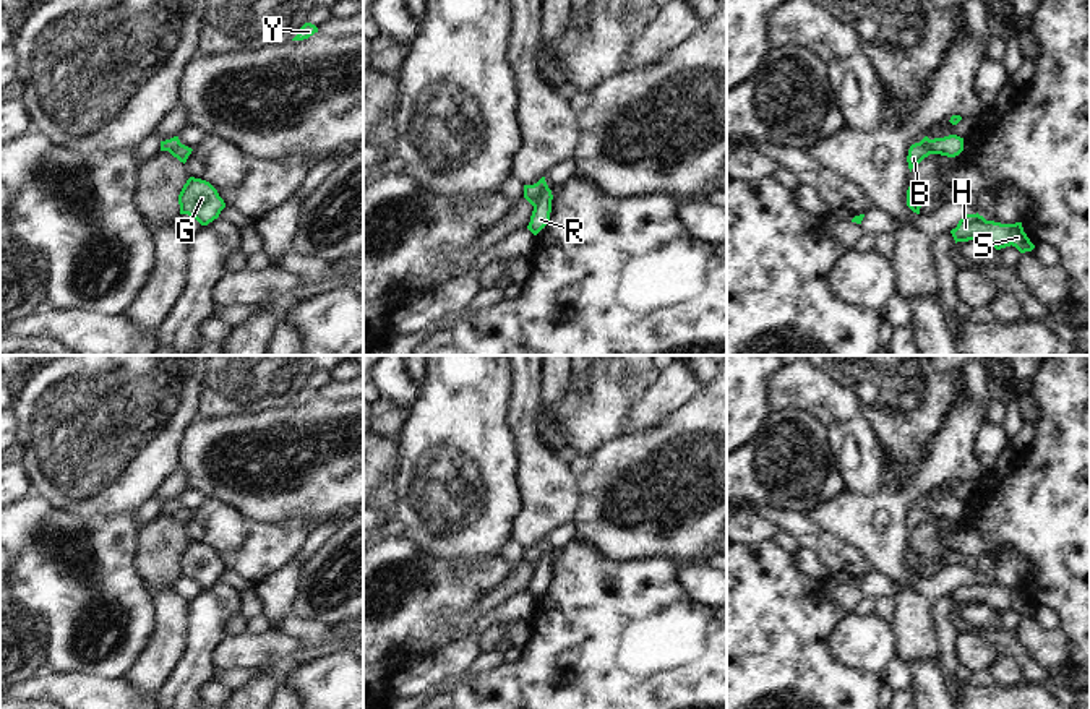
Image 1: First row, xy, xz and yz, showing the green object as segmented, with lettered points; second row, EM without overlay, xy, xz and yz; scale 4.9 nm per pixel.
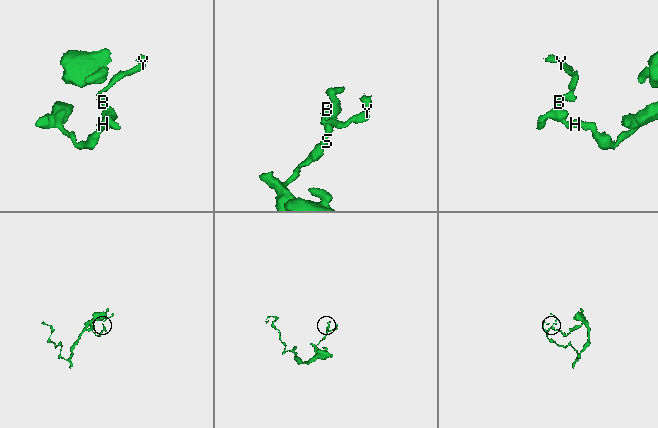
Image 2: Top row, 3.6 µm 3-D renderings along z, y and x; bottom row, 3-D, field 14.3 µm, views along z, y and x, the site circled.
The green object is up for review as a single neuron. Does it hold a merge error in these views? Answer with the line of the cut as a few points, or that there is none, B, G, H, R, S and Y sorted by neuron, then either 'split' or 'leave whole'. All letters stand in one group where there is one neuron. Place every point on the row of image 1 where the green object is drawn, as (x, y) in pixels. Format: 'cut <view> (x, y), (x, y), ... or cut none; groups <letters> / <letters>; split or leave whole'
cut xz (539, 184), (540, 195), (534, 206); groups B G H R S / Y; split

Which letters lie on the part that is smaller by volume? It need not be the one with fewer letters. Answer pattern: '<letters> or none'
Y

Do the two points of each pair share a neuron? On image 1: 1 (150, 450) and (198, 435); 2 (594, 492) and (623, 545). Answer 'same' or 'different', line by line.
1: different
2: same

